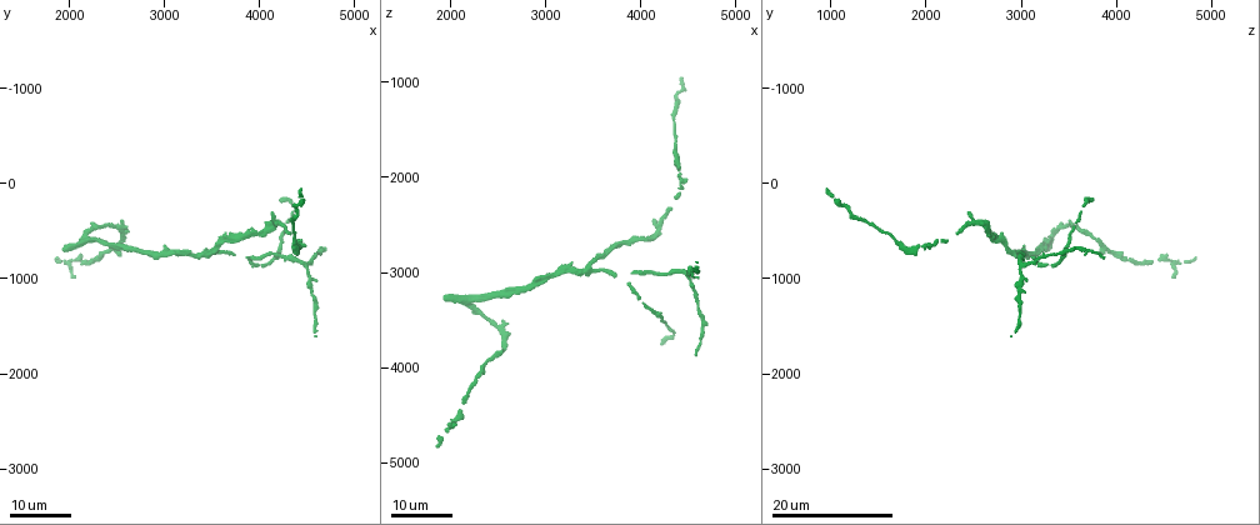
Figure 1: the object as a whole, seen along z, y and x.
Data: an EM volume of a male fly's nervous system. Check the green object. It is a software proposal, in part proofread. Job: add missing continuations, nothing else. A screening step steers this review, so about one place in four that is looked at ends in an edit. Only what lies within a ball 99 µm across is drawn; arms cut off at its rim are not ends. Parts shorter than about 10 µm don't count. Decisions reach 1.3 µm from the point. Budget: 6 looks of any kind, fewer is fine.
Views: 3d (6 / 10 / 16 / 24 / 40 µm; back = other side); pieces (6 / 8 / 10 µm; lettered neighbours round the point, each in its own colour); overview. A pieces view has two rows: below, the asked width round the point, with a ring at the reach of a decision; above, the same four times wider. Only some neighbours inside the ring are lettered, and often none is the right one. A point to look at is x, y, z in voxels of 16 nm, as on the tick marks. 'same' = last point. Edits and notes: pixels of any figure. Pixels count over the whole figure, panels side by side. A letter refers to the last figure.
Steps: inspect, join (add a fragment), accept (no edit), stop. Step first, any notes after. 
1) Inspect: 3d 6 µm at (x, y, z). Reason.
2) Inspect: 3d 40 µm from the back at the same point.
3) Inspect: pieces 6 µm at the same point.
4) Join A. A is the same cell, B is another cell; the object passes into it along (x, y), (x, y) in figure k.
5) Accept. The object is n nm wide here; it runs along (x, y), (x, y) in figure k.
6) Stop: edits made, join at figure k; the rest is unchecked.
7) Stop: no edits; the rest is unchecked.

Inspect: 3d 24 µm at (2060, 1000, 4580). An open end.

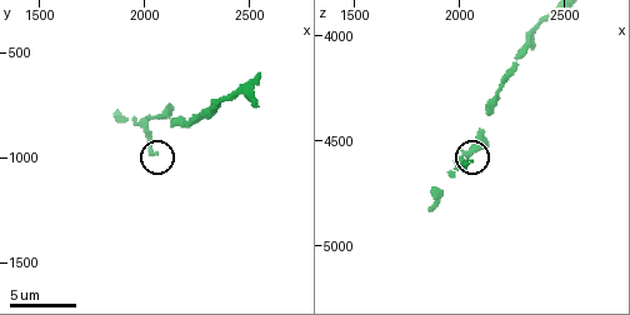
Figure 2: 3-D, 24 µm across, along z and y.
Inspect: pieces 8 µm at (2050, 970, 4600). What lies round it.

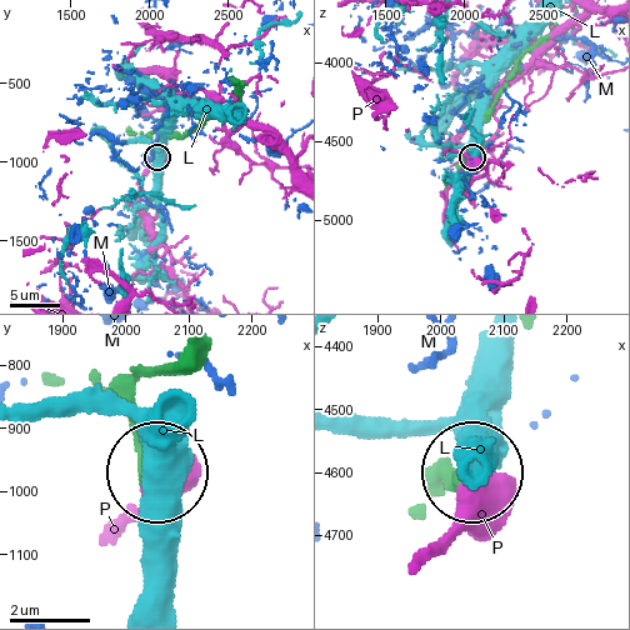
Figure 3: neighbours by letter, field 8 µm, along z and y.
Accept. L, M and P are other cells; no lettered fragment goes on from it.

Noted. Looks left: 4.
Inspect: 3d 24 µm at (1960, 680, 3280). Free end.

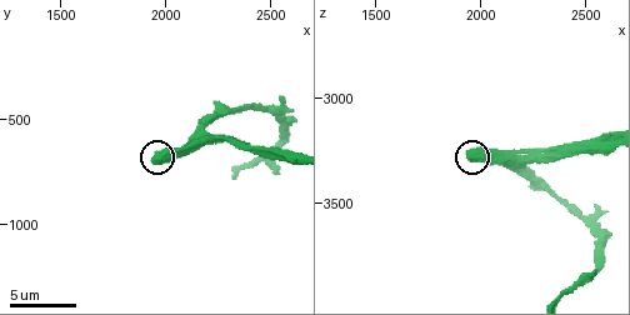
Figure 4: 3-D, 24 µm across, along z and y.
Inspect: pieces 6 µm at (1940, 690, 3280).

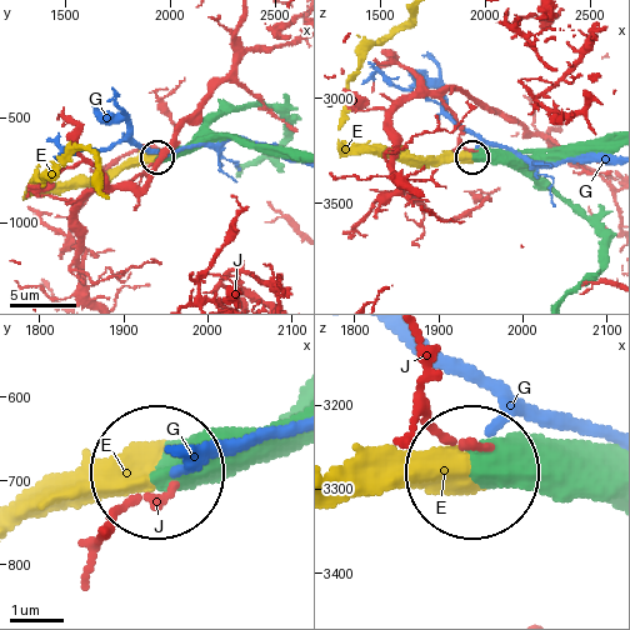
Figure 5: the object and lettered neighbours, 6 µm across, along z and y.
Join E. E is the same cell, G and J are other cells; the object passes into it along (290, 414), (195, 436), (151, 473), (61, 476), (21, 513) in figure 5; the neuron continues.

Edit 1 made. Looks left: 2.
Stop: edits made, join at figure 5; the rest is unchecked.

